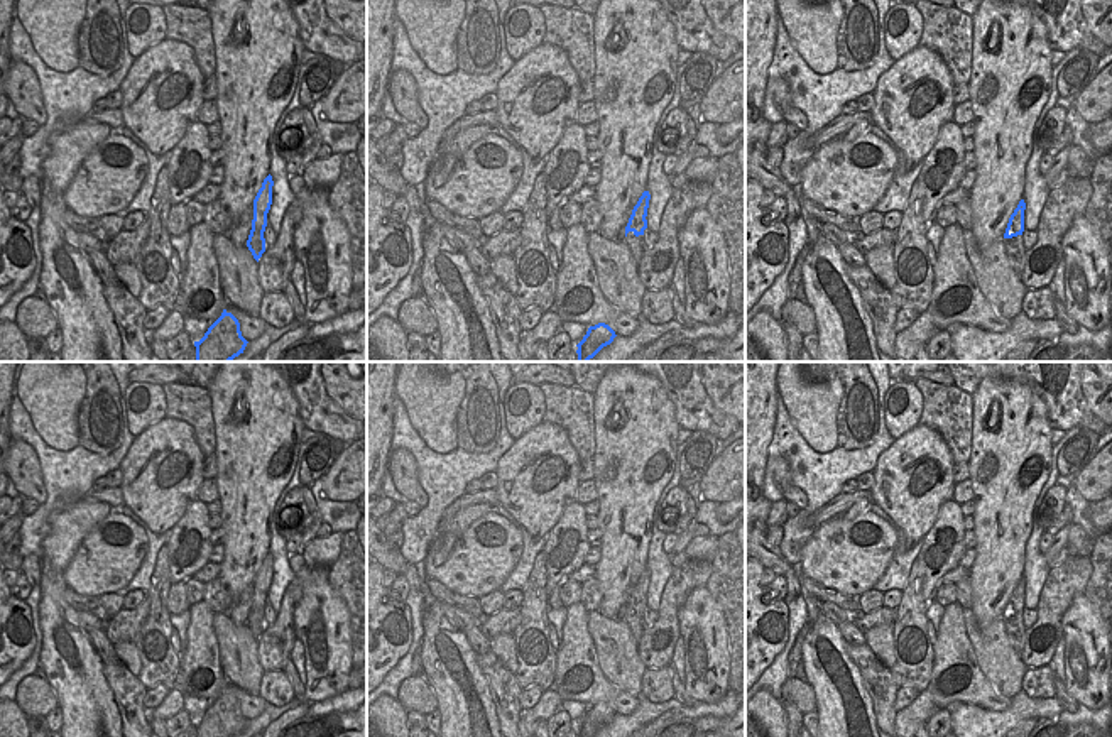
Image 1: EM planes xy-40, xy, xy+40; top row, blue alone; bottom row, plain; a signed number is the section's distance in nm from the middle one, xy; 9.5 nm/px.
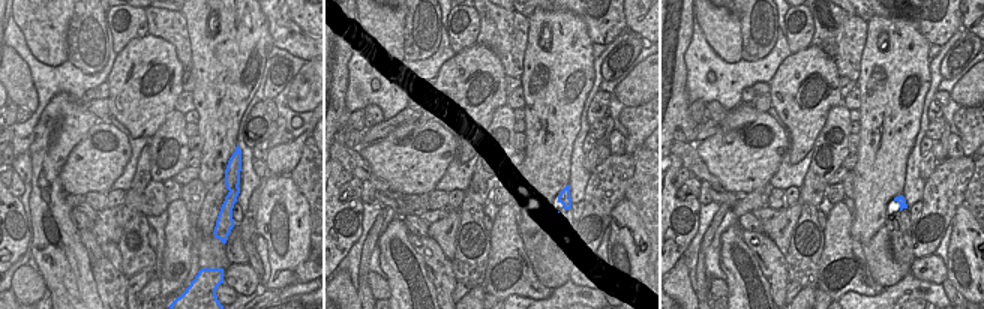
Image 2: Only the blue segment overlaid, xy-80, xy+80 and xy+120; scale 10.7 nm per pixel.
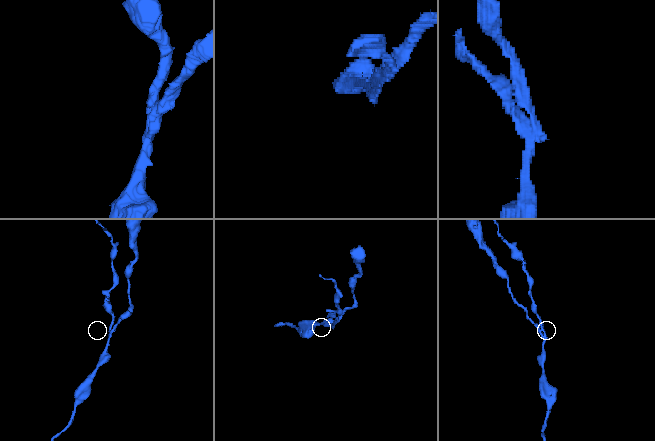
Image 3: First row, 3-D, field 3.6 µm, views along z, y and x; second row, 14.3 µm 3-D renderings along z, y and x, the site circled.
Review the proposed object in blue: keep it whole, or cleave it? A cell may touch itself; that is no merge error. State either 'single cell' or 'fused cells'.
fused cells

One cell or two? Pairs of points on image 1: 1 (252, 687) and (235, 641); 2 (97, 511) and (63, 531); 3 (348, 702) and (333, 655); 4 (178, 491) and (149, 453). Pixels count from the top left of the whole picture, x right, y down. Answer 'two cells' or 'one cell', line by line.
1: one cell
2: one cell
3: two cells
4: one cell

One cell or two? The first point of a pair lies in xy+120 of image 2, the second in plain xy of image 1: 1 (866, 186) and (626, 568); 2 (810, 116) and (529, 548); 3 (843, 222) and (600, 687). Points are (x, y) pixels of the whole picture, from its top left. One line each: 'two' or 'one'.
1: one
2: two
3: one

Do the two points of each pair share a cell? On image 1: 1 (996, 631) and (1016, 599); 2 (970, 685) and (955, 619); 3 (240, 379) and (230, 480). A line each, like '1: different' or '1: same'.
1: different
2: same
3: same

